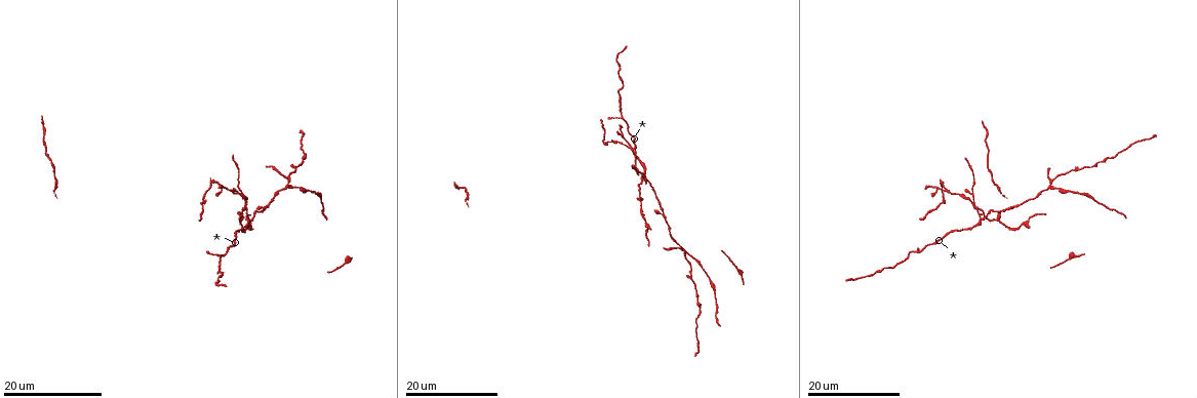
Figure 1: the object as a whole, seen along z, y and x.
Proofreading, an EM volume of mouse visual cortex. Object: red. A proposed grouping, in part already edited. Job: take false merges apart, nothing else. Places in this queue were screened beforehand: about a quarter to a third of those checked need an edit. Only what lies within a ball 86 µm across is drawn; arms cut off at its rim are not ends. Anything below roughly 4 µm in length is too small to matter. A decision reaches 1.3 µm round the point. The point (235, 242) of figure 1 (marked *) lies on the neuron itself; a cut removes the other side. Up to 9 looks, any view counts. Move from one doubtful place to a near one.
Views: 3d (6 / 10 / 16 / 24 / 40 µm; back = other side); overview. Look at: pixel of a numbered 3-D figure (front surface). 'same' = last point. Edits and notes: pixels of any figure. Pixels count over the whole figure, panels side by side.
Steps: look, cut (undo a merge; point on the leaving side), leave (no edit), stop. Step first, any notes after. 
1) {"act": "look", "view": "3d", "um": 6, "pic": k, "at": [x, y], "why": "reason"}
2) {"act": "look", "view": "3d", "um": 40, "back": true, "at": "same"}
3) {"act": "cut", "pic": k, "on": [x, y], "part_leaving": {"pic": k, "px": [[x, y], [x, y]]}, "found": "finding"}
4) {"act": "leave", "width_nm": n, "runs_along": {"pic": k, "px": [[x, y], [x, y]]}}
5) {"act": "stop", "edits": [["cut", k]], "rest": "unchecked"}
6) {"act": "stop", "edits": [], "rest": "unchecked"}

{"act": "look", "view": "3d", "um": 24, "pic": 1, "at": [662, 211], "why": "three arms meet"}

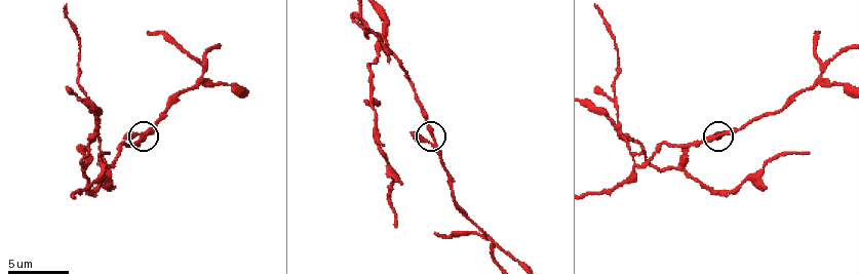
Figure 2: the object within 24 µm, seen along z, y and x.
{"act": "look", "view": "3d", "um": 6, "pic": 2, "at": [722, 136]}

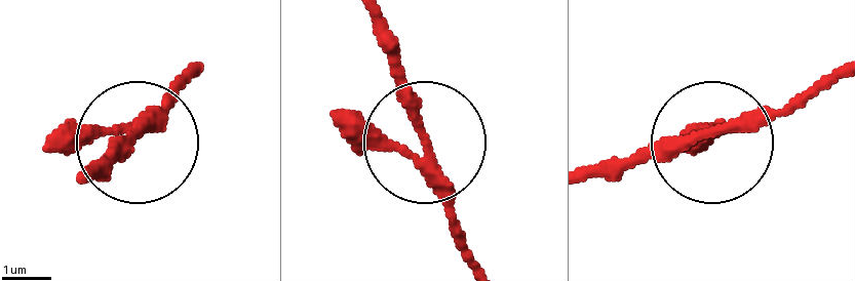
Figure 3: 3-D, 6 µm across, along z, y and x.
{"act": "leave", "runs_along": {"pic": 3, "px": [[586, 176], [794, 112], [831, 87]]}, "found": "all the same neuron"}

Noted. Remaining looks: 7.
{"act": "look", "view": "3d", "um": 24, "pic": 1, "at": [1072, 171], "why": "calibre changes"}

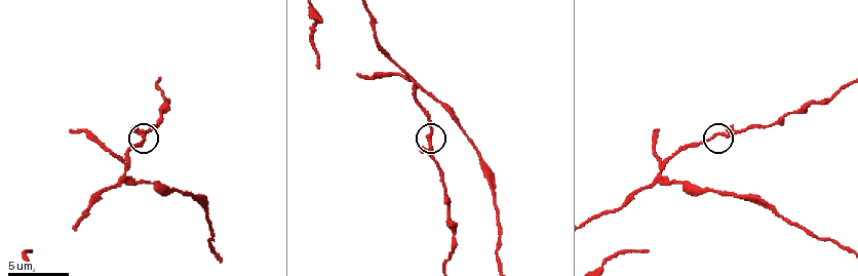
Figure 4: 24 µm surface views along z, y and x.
{"act": "look", "view": "3d", "um": 10, "pic": 4, "at": [143, 134], "why": "closer look"}

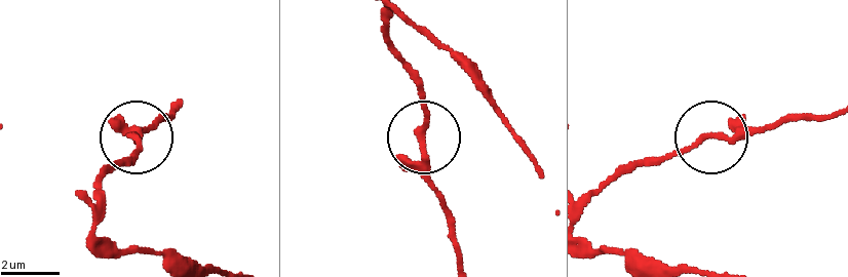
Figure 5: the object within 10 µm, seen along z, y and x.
{"act": "leave", "runs_along": {"pic": 5, "px": [[587, 200], [631, 168], [712, 136], [806, 119]]}, "found": "all the same neuron"}

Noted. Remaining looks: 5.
{"act": "look", "view": "3d", "um": 16, "pic": 4, "at": [126, 174], "why": "four-way junction"}

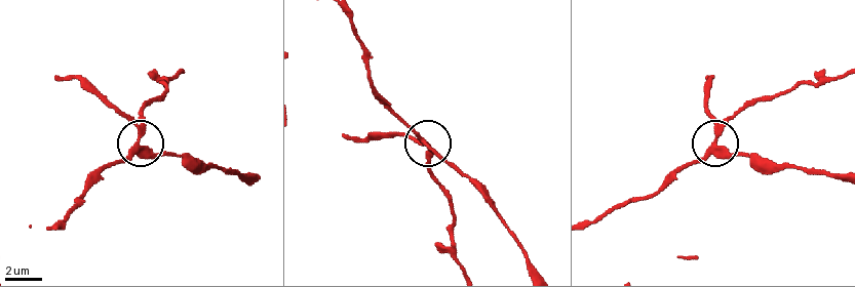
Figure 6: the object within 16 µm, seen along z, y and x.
{"act": "cut", "pic": 6, "on": [159, 153], "side_arm_um": 30, "arms": 4, "found": "a second neuron is stuck on"}

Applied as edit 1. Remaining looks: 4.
{"act": "look", "view": "3d", "um": 10, "pic": 2, "at": [636, 167], "why": "thin arm on a thick one"}

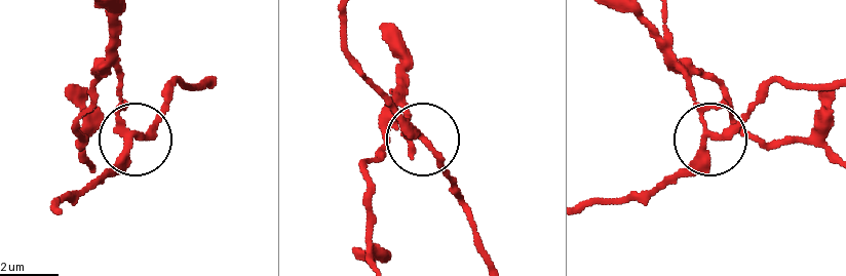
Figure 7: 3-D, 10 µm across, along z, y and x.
{"act": "cut", "pic": 7, "on": [117, 91], "width_nm": 200, "part_leaving": {"pic": 7, "px": [[122, 127], [115, 12]]}, "found": "a second neuron is stuck on"}

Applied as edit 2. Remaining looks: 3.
{"act": "stop", "edits": [["cut", 6], ["cut", 7]], "rest": "unchecked"}

